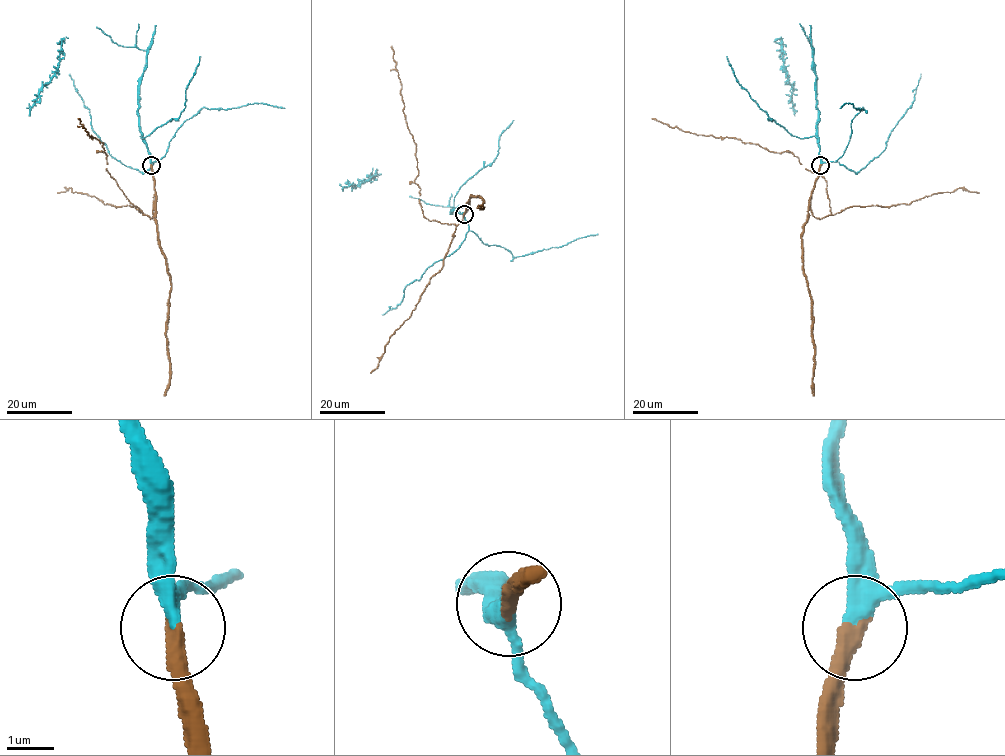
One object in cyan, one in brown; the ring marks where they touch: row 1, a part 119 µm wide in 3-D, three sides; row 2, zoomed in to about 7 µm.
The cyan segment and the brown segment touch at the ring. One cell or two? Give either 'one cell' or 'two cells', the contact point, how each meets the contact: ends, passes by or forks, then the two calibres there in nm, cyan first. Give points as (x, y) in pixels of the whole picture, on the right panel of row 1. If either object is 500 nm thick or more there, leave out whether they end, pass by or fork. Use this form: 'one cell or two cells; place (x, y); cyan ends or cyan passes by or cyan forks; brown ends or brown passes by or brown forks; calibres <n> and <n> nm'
one cell; place (820, 165); cyan passes by; brown ends; calibres 280 and 400 nm

